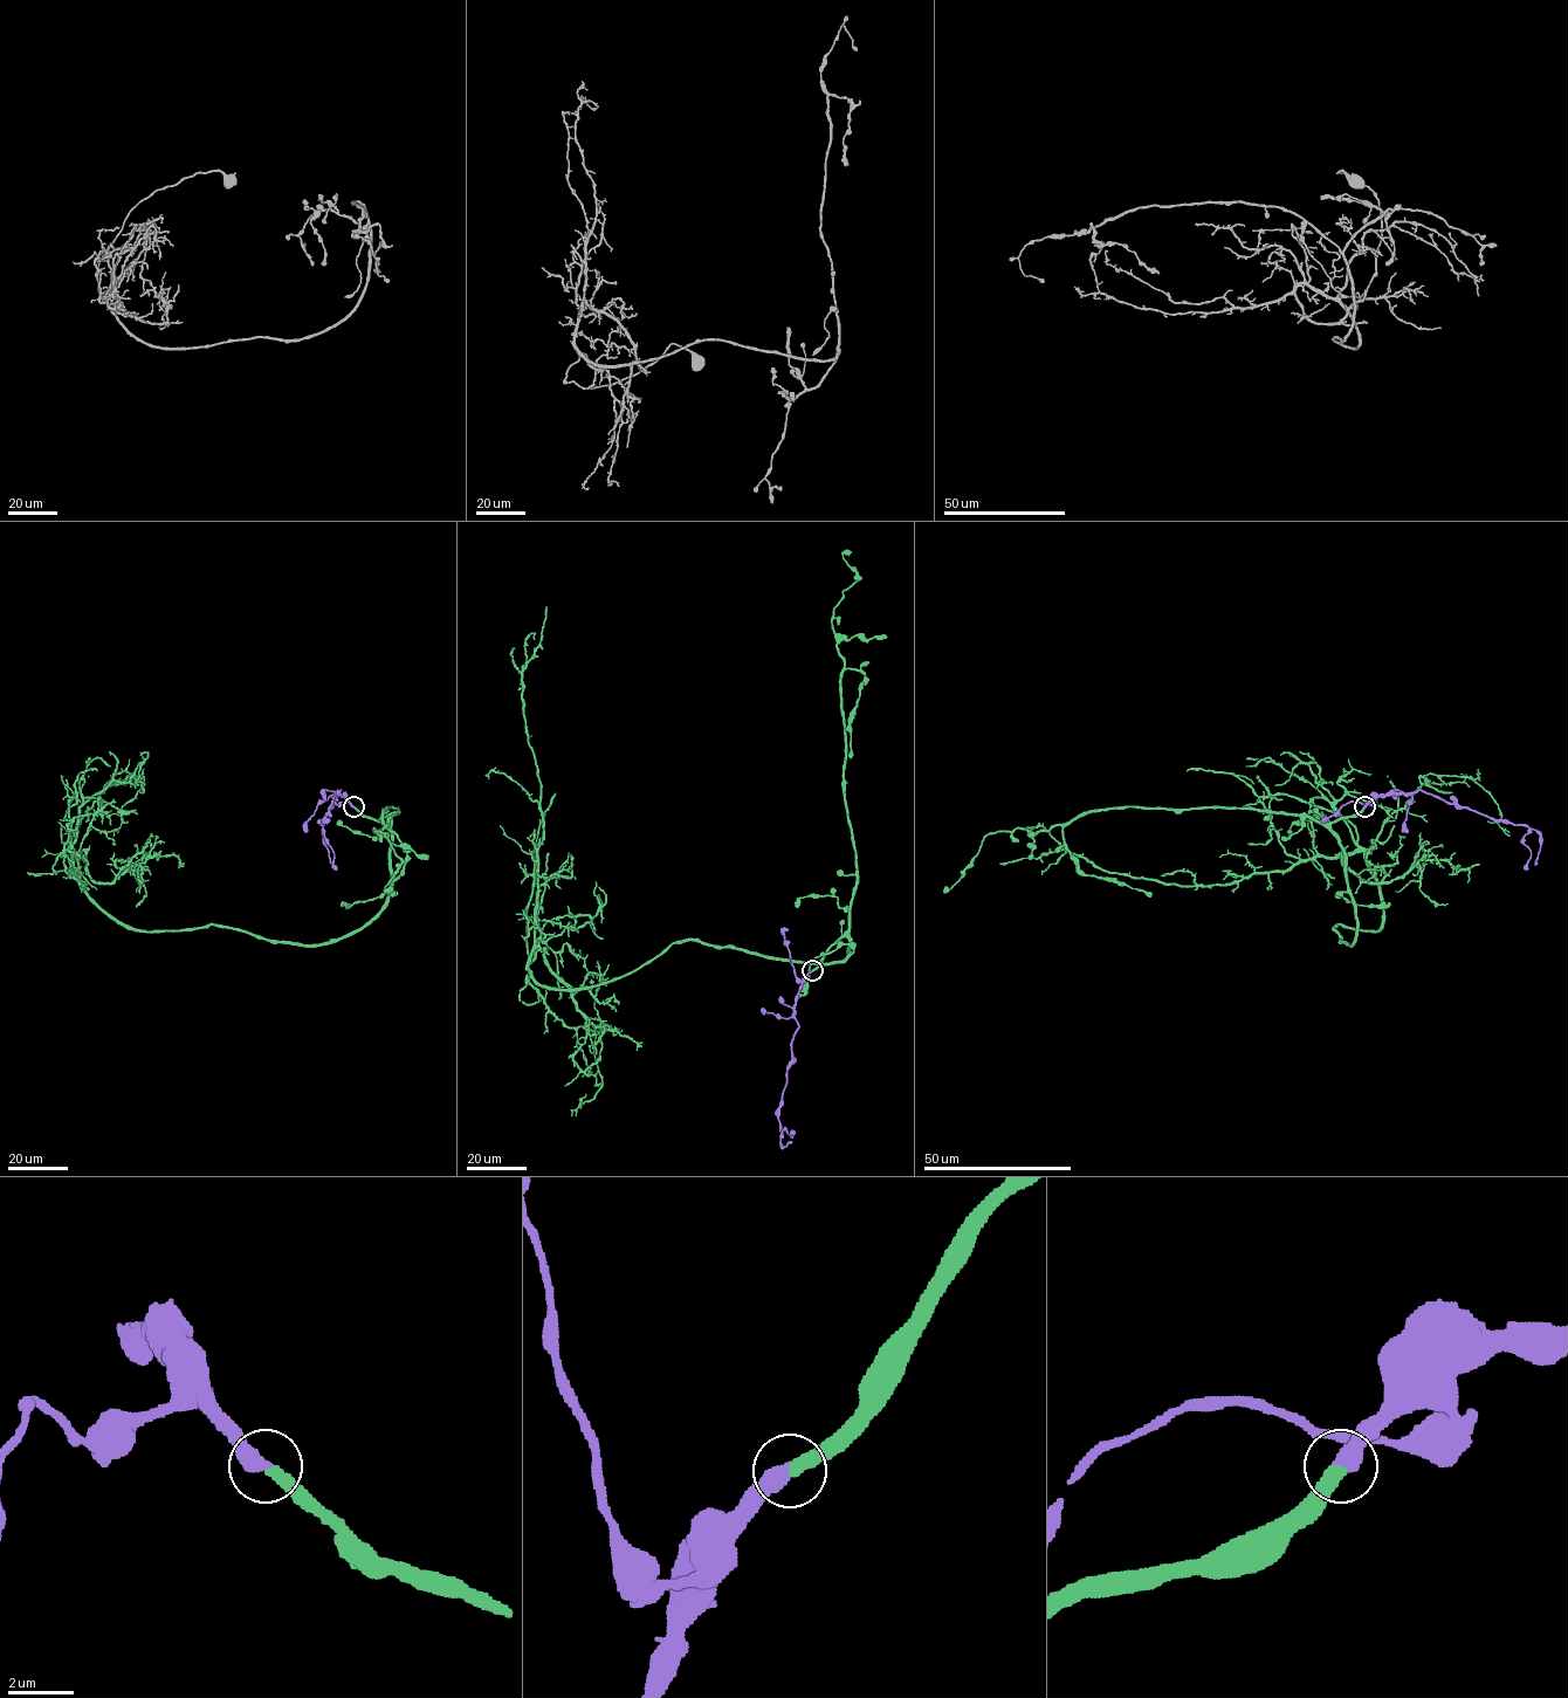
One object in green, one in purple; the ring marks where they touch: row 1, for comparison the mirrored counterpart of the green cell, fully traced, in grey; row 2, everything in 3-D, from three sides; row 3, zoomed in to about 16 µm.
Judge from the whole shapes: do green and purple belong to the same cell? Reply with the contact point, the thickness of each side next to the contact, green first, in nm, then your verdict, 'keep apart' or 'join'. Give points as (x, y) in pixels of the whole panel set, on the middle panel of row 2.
(812, 970) | 400/550 nm | join

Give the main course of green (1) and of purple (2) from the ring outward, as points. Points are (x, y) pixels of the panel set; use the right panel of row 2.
1: (1364, 808), (1331, 824), (1350, 944), (1338, 925), (1382, 926), (1362, 851), (1210, 885), (1064, 851), (999, 864)
2: (1364, 806), (1379, 796), (1423, 790), (1494, 819), (1525, 824), (1528, 831), (1524, 843), (1531, 853), (1525, 870)

